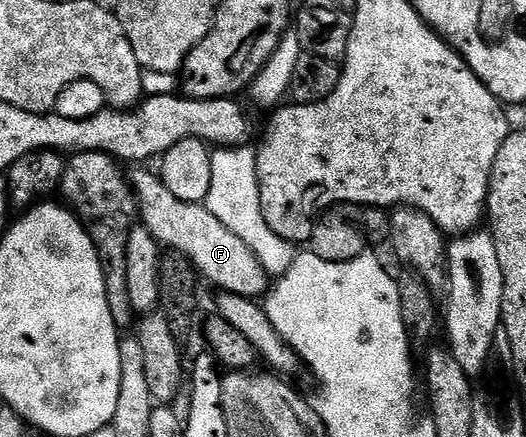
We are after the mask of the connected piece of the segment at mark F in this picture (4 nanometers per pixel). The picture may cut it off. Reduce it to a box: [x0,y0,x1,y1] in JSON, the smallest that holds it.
[127,167,271,299]

